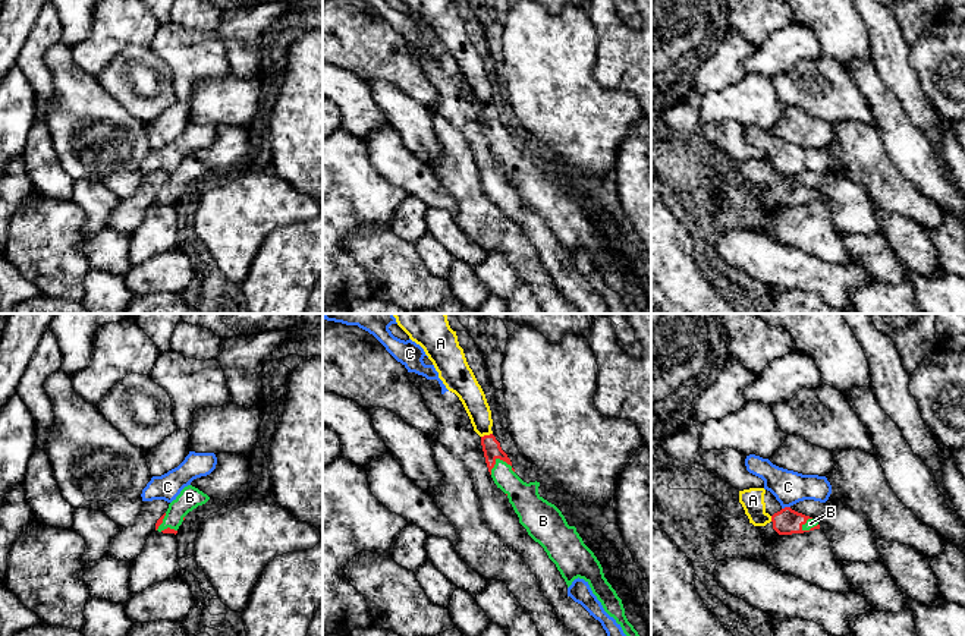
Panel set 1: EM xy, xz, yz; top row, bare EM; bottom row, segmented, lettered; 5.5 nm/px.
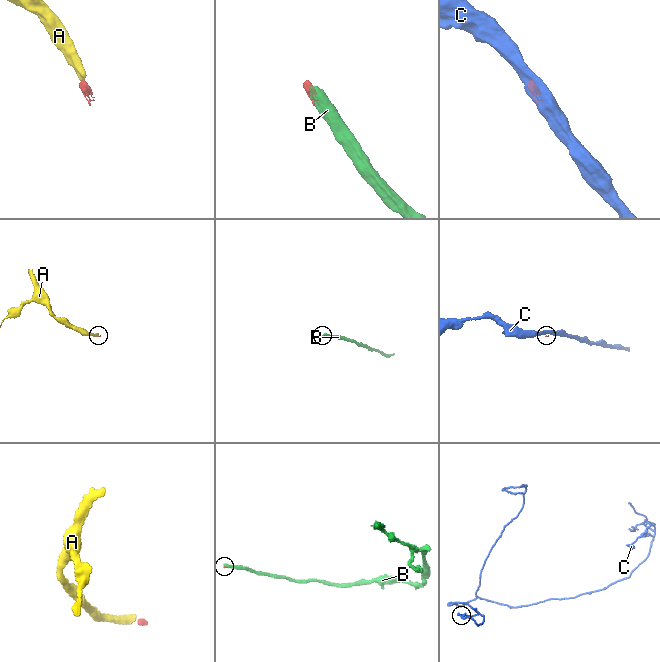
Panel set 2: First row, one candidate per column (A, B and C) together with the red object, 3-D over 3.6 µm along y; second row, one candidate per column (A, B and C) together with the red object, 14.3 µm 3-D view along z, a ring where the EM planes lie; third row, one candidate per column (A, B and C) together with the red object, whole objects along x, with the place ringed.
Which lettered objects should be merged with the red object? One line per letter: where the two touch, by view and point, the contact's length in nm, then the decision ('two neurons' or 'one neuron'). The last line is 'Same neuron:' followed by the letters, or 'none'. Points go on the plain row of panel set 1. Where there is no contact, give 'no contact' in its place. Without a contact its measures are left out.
A: xz (486, 107) | 70 nm | one neuron
B: xz (502, 131) | 140 nm | one neuron
C: yz (785, 179) | 50 nm | two neurons
Same neuron: A, B

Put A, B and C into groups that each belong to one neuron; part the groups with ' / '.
A B / C

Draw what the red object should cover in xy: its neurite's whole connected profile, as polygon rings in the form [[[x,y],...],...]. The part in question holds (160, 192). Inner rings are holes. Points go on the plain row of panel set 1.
[[[188,157],[180,166],[169,176],[167,183],[157,192],[155,202],[163,205],[177,205],[179,198],[185,192],[185,188],[205,176],[210,171],[207,166],[198,160]]]

